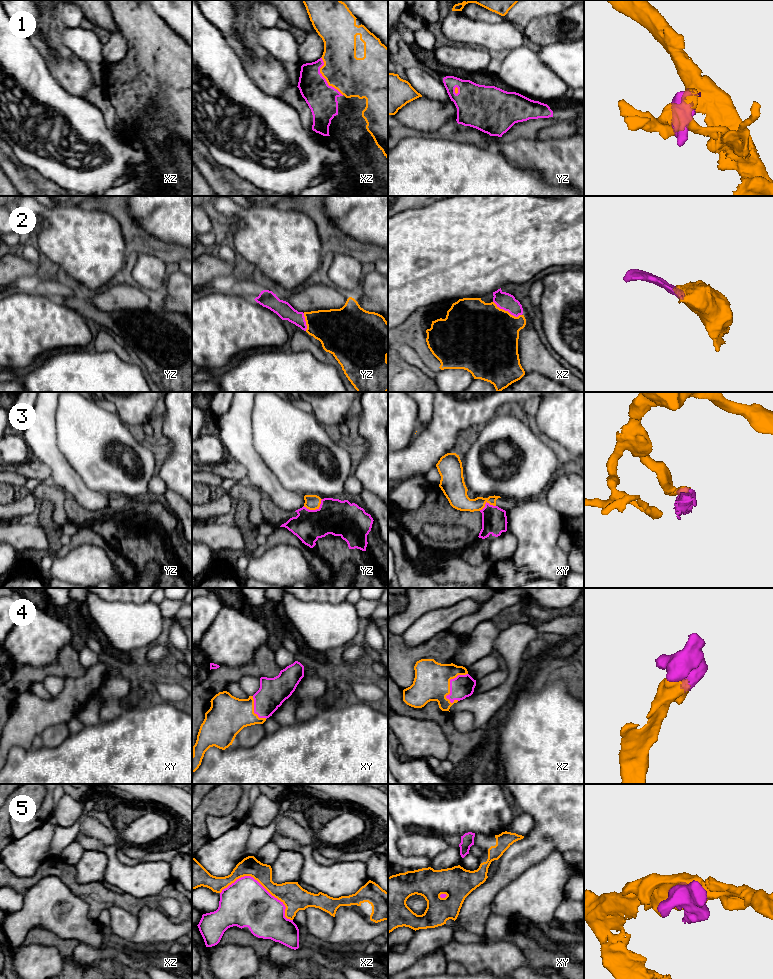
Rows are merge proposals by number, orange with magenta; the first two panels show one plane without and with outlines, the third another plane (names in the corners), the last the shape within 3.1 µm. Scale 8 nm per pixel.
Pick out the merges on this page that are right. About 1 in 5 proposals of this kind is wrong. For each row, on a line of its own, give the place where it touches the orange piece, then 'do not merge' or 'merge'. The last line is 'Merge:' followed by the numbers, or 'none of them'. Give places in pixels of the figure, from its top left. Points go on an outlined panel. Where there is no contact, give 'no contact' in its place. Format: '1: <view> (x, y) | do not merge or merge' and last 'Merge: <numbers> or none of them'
1: xz (324, 77) | merge
2: xz (507, 311) | merge
3: yz (314, 509) | do not merge
4: xz (449, 683) | merge
5: xz (261, 884) | do not merge
Merge: 1, 2, 4

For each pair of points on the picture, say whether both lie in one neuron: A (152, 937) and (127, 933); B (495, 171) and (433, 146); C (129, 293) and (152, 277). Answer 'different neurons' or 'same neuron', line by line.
A: different neurons
B: same neuron
C: different neurons

